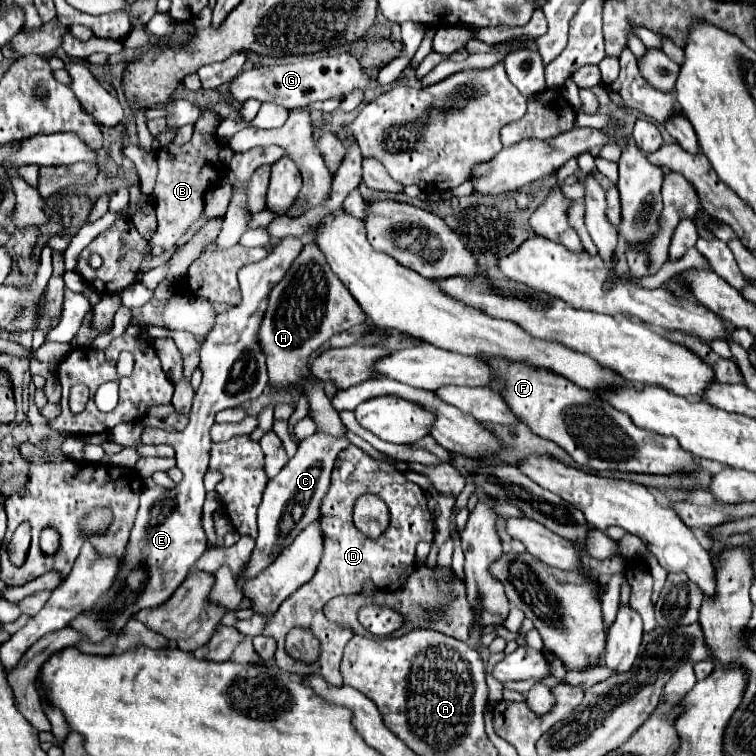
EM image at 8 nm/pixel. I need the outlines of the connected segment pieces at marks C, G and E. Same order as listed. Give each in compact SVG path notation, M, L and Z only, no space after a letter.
M315 432L313 436L301 440L297 454L283 466L283 470L273 480L269 480L269 484L267 484L267 488L263 492L261 506L259 506L257 544L255 544L251 556L249 556L249 560L245 562L243 574L235 580L239 590L243 590L243 586L251 578L259 576L267 566L271 566L271 562L283 552L283 548L287 548L291 544L291 540L311 520L319 518L321 502L329 492L331 470L335 466L335 458L349 444L351 444L349 440L335 440L333 436L323 436L323 434Z
M323 52L315 54L303 54L301 56L287 56L285 58L273 58L276 62L264 64L261 68L251 68L241 72L229 88L231 100L245 102L249 98L257 98L261 102L275 102L287 110L291 108L305 108L311 102L327 100L327 98L339 98L351 94L355 88L365 90L367 86L375 84L377 78L369 76L367 70L361 66L361 62L355 56L343 52L329 56Z
M287 236L287 238L279 240L279 244L271 250L271 256L267 256L261 262L247 264L239 270L239 284L243 286L243 300L241 300L239 306L233 306L227 312L217 316L217 322L215 322L213 330L207 334L207 340L201 346L199 368L203 372L203 382L201 382L199 390L195 392L193 410L191 410L191 418L189 418L187 428L181 430L181 432L165 432L161 428L153 428L153 426L143 424L141 440L145 444L155 444L157 442L157 444L171 444L175 448L175 460L177 460L177 468L181 468L181 472L183 472L183 480L173 490L155 486L155 482L151 478L143 480L141 506L139 506L139 512L137 512L135 526L131 530L129 548L127 548L127 554L125 554L123 572L119 572L119 580L111 586L111 590L107 594L101 596L103 600L99 600L99 604L95 604L95 608L79 614L71 622L71 626L81 630L83 634L87 634L91 642L99 642L107 634L119 632L119 628L123 628L123 624L129 618L133 618L135 612L139 612L143 608L149 608L149 606L163 604L177 590L177 586L185 580L185 576L195 566L195 562L201 558L201 554L207 550L205 530L201 526L201 508L203 508L203 502L205 502L203 476L209 468L209 450L211 450L209 430L213 426L213 416L215 416L215 412L219 412L227 406L241 406L243 402L257 398L265 390L265 386L267 386L267 368L265 368L265 354L263 354L261 344L259 344L259 328L261 328L261 322L263 322L263 316L265 316L265 310L267 310L271 288L281 282L281 278L285 276L285 272L293 264L293 260L299 256L301 248L303 248L303 242L299 238Z

